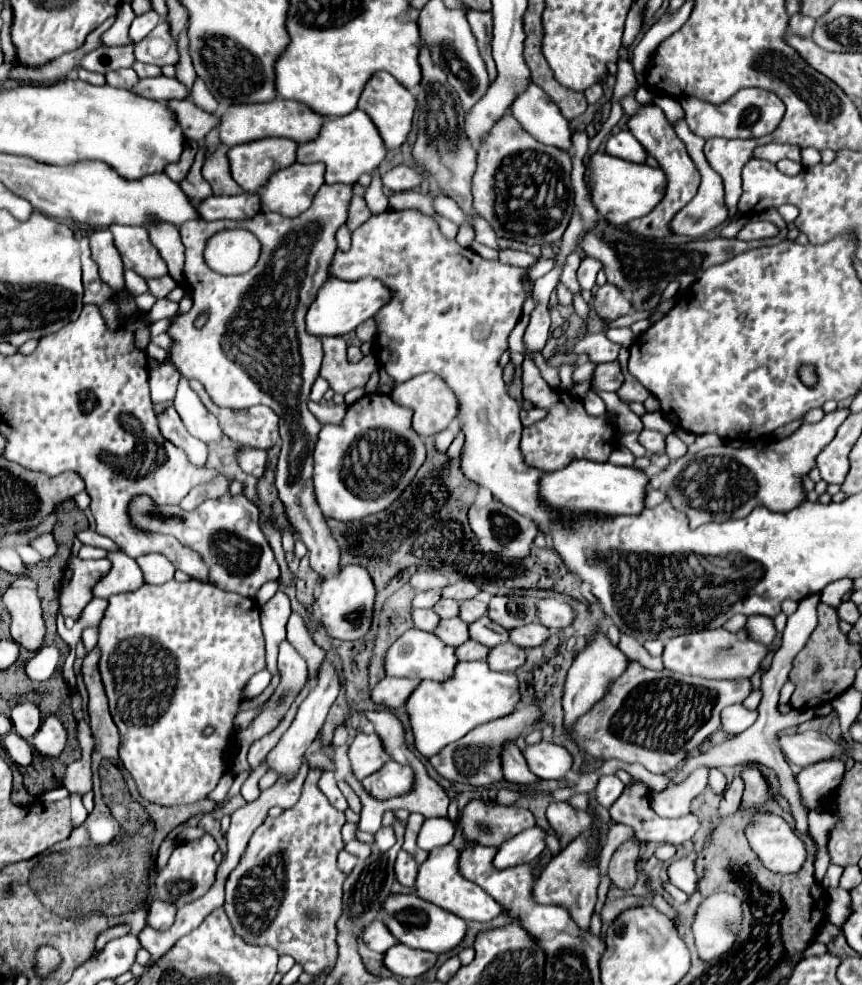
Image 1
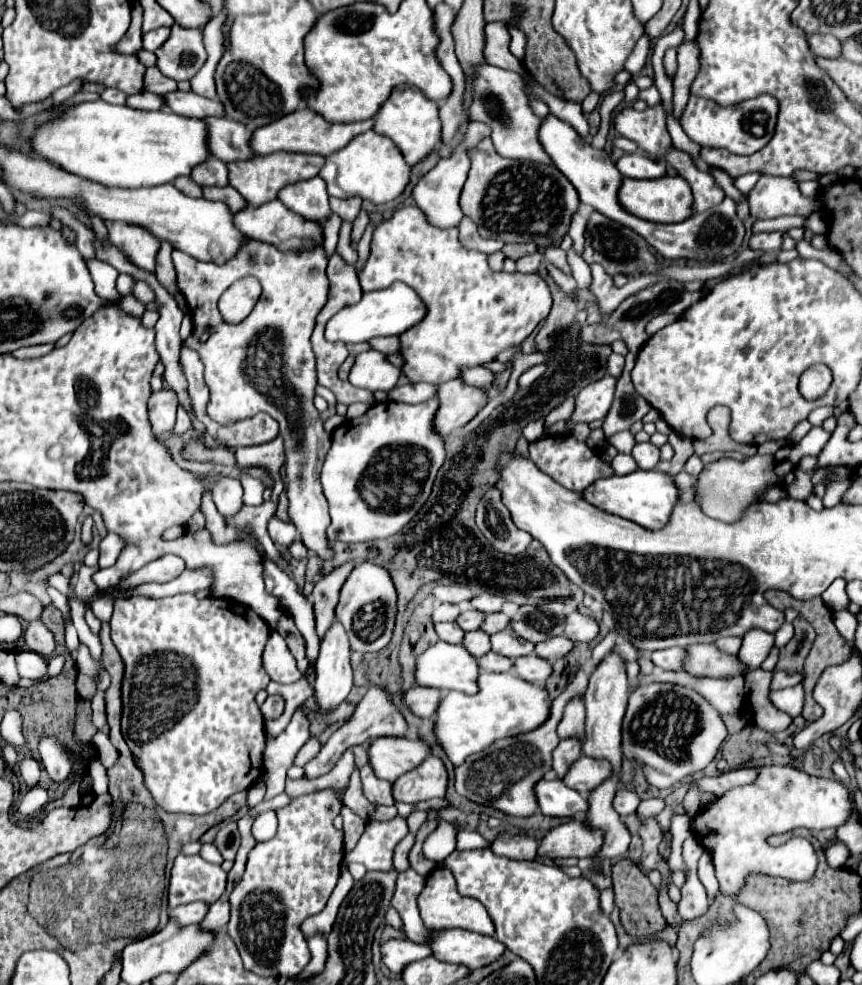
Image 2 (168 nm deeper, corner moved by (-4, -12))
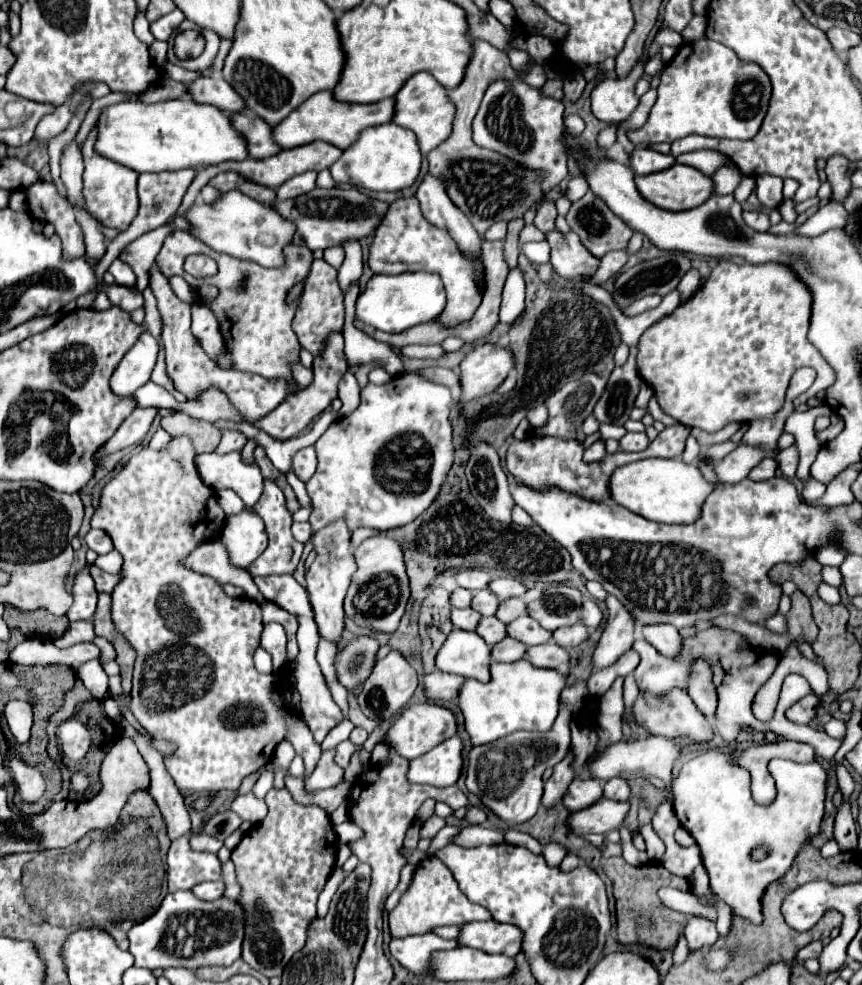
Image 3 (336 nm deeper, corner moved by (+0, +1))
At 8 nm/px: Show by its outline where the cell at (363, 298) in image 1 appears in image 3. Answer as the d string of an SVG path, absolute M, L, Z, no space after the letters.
M405 272L405 274L375 274L365 292L357 298L357 320L377 330L399 334L423 322L433 322L445 308L445 288L439 274Z

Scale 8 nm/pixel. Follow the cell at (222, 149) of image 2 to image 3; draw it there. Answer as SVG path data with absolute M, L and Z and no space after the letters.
M233 114L231 116L235 128L239 132L243 132L247 144L249 144L249 156L263 160L269 156L275 156L277 152L281 152L283 148L279 148L279 144L275 144L275 140L271 140L271 126L265 120L259 120L259 116L245 116L245 114Z

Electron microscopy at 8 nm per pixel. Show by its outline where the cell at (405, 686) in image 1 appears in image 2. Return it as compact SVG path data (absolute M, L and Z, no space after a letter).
M411 687L403 691L401 695L403 705L409 707L409 711L417 717L433 717L439 701L441 701L441 691L431 689L431 687Z

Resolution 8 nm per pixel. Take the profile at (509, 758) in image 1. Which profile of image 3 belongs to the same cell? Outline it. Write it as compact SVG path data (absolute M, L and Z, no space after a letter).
M575 778L569 784L567 796L563 798L563 806L567 806L571 812L579 812L579 810L595 804L601 796L603 796L603 788L601 788L599 780L595 780L595 778L585 778L585 780Z

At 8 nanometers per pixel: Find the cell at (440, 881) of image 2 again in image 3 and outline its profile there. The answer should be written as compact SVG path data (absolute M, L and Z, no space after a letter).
M437 856L425 858L417 866L411 886L401 896L399 904L389 912L389 928L393 938L425 934L437 926L453 926L453 924L463 926L475 920L491 920L491 914L483 906L467 900L467 896L459 890L453 874L445 868L445 864Z

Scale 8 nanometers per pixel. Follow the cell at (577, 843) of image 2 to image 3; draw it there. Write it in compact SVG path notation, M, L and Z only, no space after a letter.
M601 798L593 806L581 810L577 814L571 814L569 826L579 836L605 834L623 824L629 808L631 808L629 802L615 802L609 798Z

